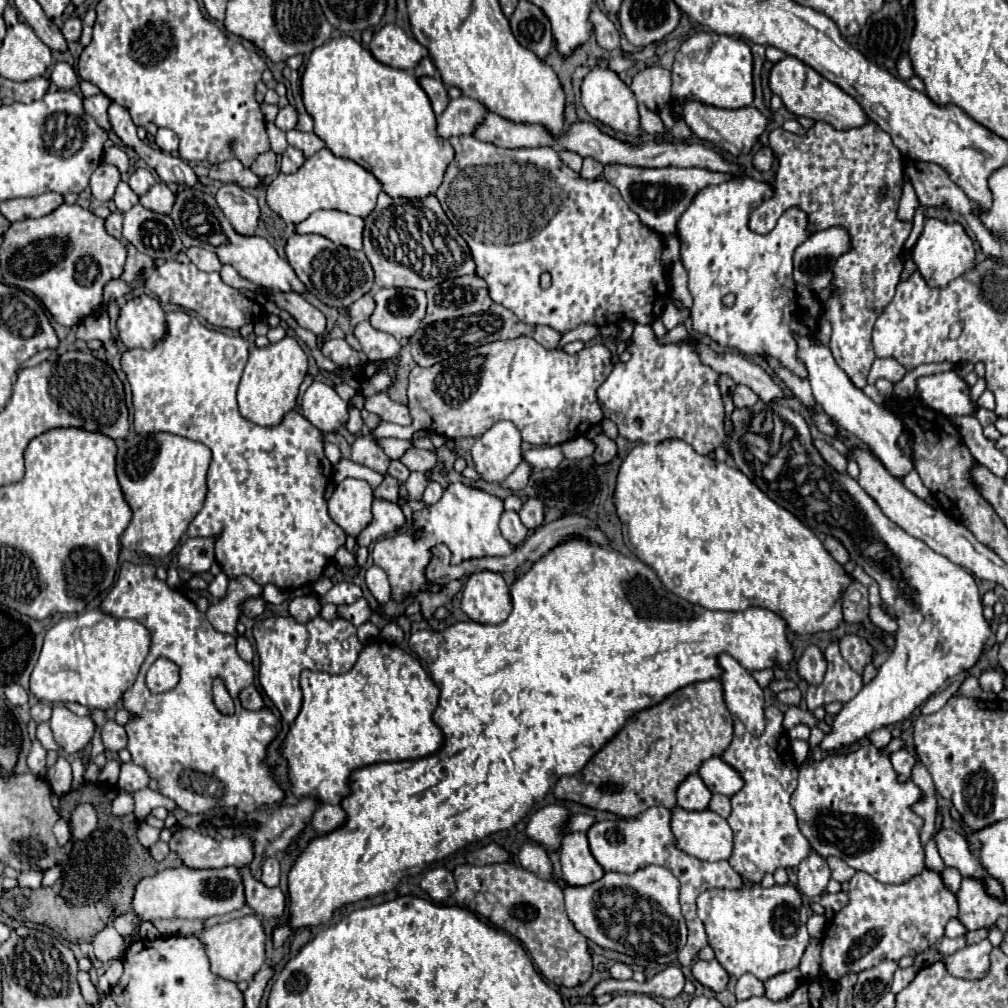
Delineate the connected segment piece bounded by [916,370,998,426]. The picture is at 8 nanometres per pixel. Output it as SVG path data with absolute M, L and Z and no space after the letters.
M954 370L918 378L916 394L926 406L946 416L974 416L982 426L998 420L992 410L978 406L978 402L970 398L970 386Z

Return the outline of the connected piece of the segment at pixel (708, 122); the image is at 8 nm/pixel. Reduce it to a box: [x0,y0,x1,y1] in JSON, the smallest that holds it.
[682,102,768,158]

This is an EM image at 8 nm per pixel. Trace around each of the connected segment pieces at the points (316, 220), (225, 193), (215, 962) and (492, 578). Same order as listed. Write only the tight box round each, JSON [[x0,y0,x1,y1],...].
[[296,210,364,250],[216,184,260,234],[196,914,266,982],[462,572,510,624]]

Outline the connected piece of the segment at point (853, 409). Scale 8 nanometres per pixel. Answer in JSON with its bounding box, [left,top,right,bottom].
[798,336,914,480]

